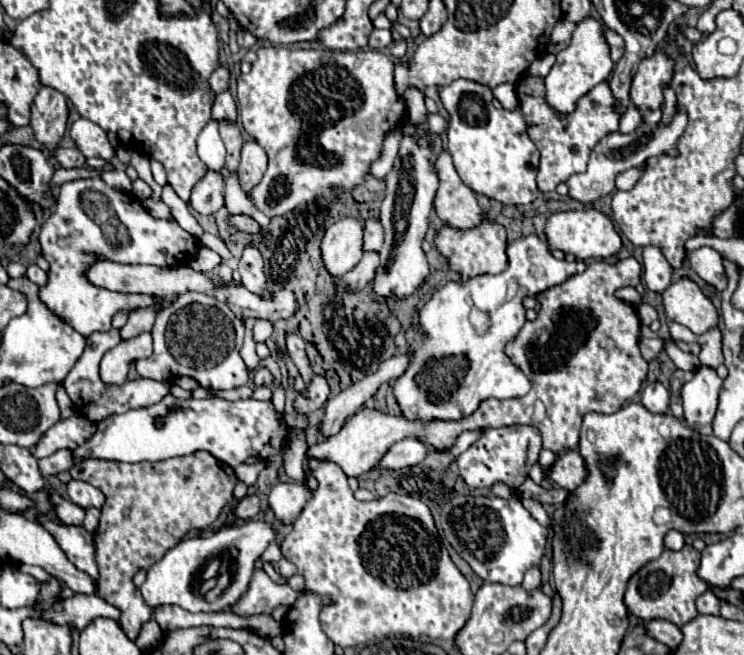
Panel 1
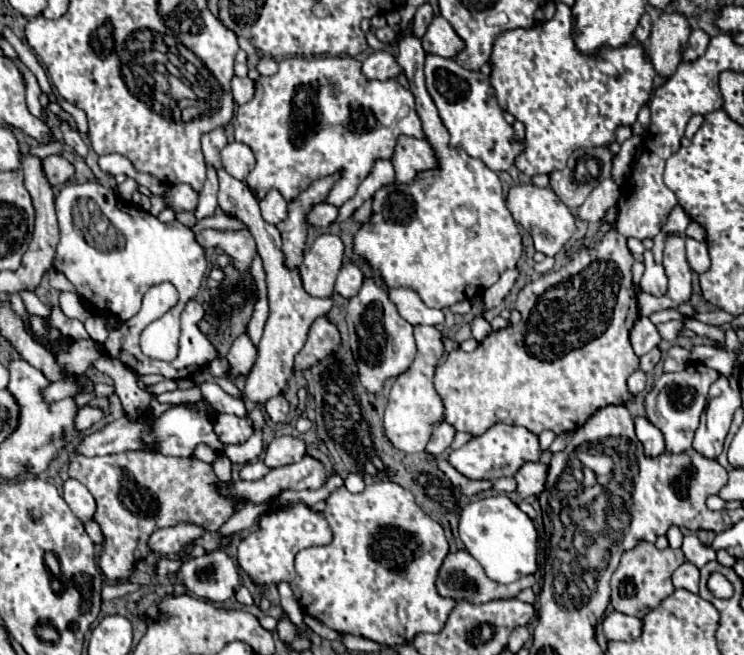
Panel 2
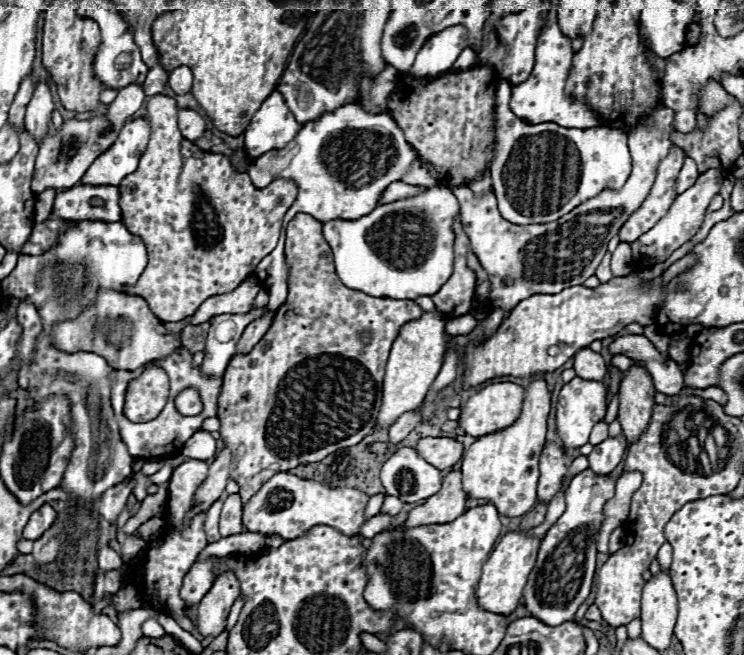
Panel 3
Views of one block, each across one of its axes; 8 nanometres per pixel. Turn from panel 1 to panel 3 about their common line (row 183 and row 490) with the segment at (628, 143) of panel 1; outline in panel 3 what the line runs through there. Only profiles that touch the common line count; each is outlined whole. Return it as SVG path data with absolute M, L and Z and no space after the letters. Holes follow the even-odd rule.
M584 470L584 472L580 472L580 474L576 474L572 478L572 482L570 482L570 486L566 490L566 510L558 518L558 522L542 538L536 566L532 568L532 572L528 576L528 584L524 588L526 610L532 616L536 616L538 620L542 620L544 624L560 626L560 624L564 624L568 620L574 620L574 614L576 614L578 606L588 598L592 582L594 582L594 570L596 570L596 538L598 538L598 528L606 520L604 506L612 498L614 498L614 480L612 480L610 474L594 474L590 470Z

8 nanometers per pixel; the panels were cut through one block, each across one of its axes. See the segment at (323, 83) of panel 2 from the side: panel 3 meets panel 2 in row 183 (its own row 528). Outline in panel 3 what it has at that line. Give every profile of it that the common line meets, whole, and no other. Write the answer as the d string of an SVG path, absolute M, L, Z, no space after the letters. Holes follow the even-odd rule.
M280 472L272 476L260 492L256 492L250 502L244 508L244 528L248 532L258 532L264 536L280 536L284 540L296 540L306 536L310 528L314 526L332 526L340 530L346 536L354 536L360 532L362 524L368 520L364 516L366 504L368 504L368 494L350 488L350 486L326 486L316 480L302 480L294 474Z

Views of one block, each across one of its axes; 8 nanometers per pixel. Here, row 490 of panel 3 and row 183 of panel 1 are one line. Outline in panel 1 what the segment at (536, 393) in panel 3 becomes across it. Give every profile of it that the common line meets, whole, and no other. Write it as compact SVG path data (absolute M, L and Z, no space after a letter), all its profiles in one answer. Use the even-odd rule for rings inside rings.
M464 78L450 82L450 86L442 86L440 100L448 112L448 152L464 184L502 204L530 204L538 196L536 170L540 154L526 132L522 112L496 110L492 104L492 90Z

